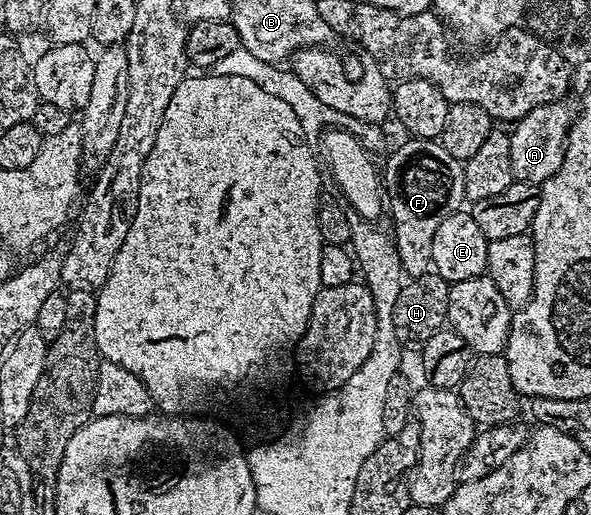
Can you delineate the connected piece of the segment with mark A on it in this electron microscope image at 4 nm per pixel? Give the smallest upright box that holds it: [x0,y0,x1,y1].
[510,99,574,185]

